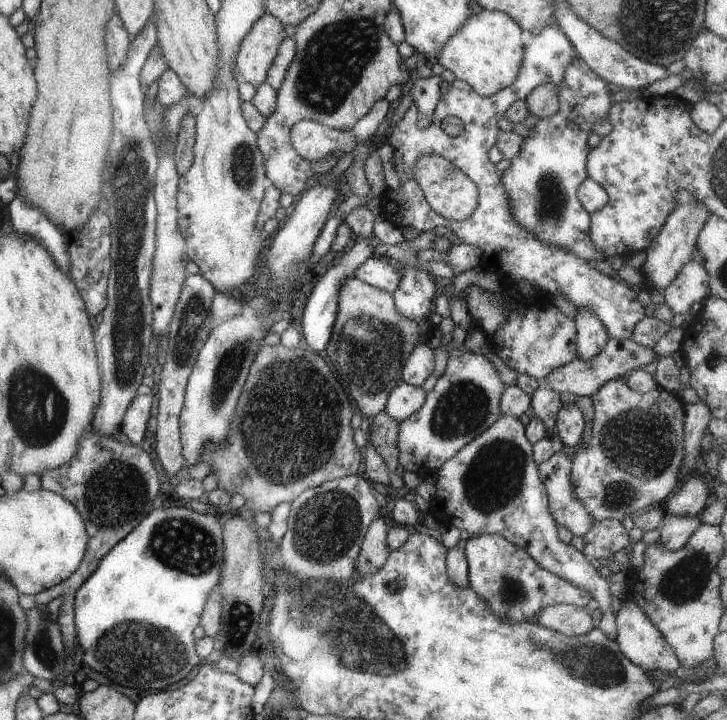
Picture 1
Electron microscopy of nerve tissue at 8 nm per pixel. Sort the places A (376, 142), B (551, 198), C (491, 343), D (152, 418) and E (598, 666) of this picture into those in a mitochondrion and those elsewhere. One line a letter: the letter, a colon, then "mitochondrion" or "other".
A: other
B: mitochondrion
C: other
D: other
E: mitochondrion

